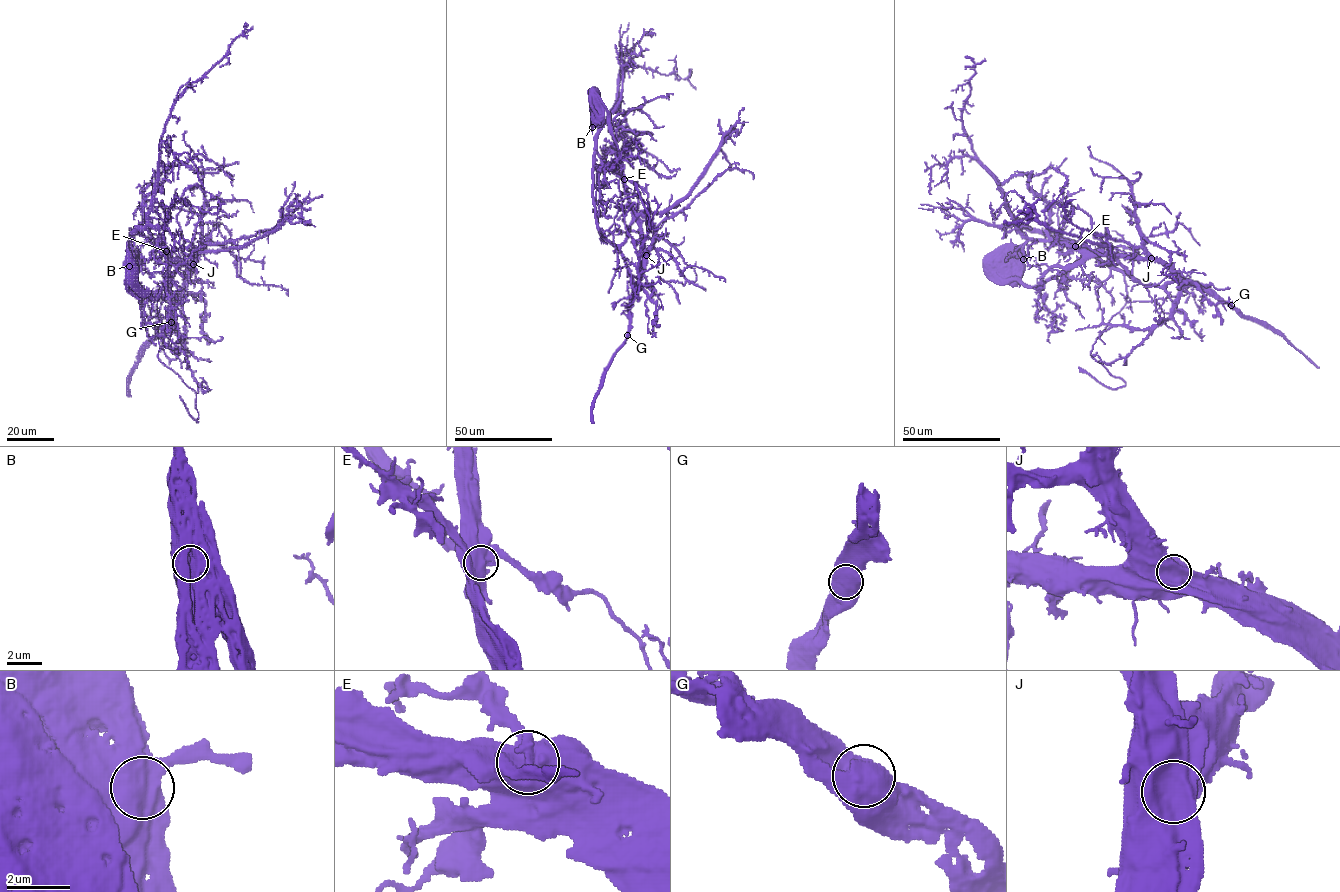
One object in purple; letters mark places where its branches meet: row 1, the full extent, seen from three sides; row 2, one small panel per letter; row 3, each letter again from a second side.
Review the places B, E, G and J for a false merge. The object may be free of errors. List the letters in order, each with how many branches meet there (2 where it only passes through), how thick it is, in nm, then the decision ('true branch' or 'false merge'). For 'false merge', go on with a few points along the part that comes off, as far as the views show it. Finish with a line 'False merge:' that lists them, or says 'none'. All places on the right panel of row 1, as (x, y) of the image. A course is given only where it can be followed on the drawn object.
B: 2 branches meet; 900 nm thick; true branch
E: 2 branches meet; 950 nm thick; false merge; foreign part runs (1075, 246), (1049, 233), (1085, 246), (1141, 282), (1109, 248), (1056, 231), (1028, 204), (1017, 212)
G: 2 branches meet; 1100 nm thick; true branch
J: 2 branches meet; 850 nm thick; true branch
False merge: E

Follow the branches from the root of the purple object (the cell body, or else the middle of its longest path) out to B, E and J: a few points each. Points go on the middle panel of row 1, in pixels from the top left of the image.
B: (597, 104), (597, 120), (592, 127)
E: (597, 104), (609, 115), (609, 130), (618, 150), (623, 179)
J: (597, 104), (609, 115), (609, 130), (618, 150), (646, 255)

